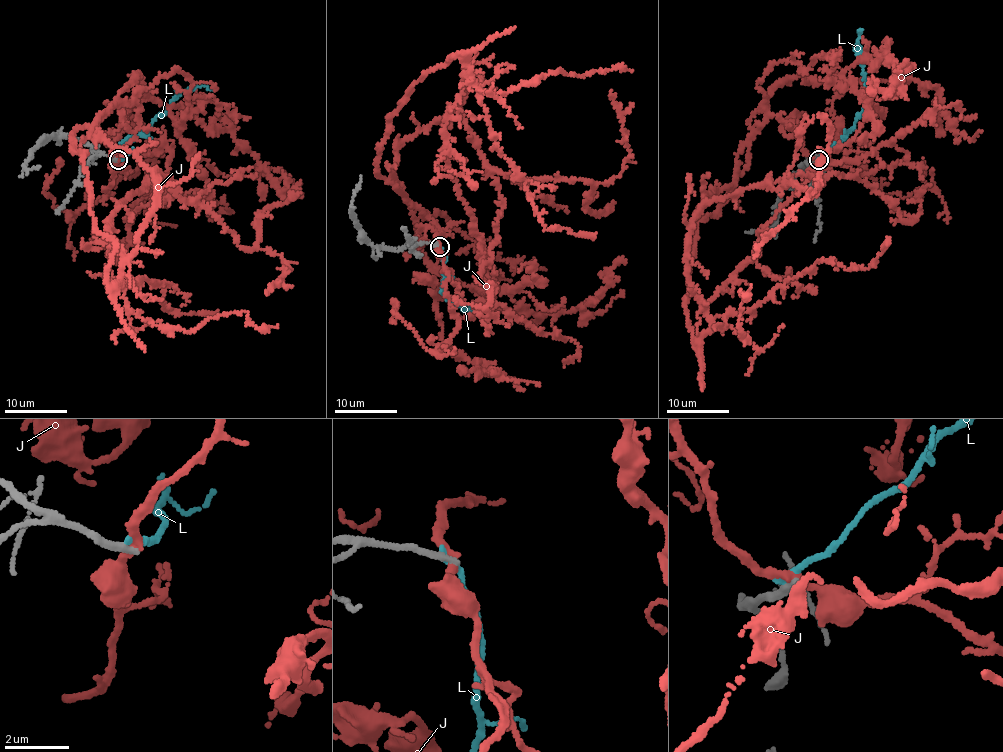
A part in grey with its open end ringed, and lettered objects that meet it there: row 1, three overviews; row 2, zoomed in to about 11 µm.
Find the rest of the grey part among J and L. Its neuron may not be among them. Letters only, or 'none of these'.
none of these

